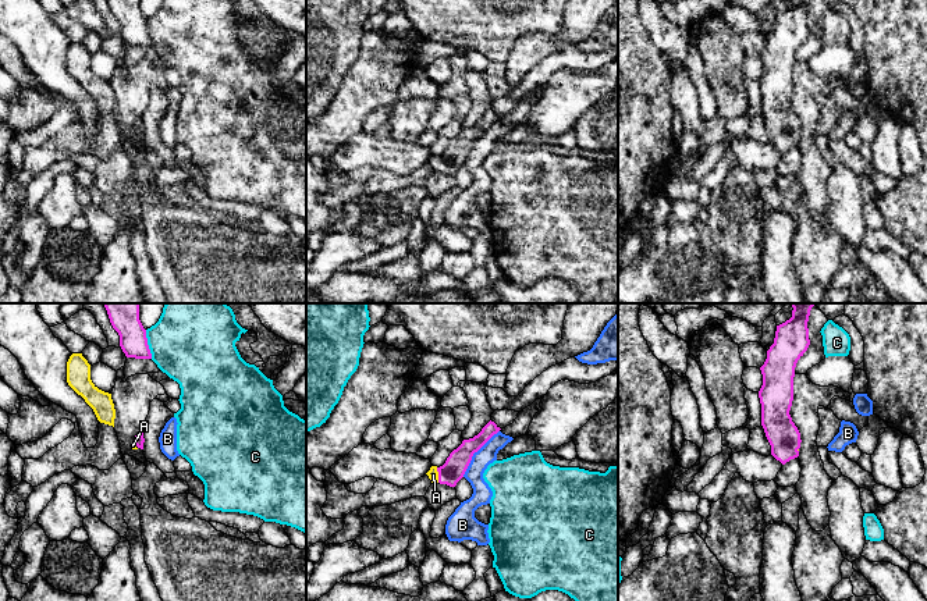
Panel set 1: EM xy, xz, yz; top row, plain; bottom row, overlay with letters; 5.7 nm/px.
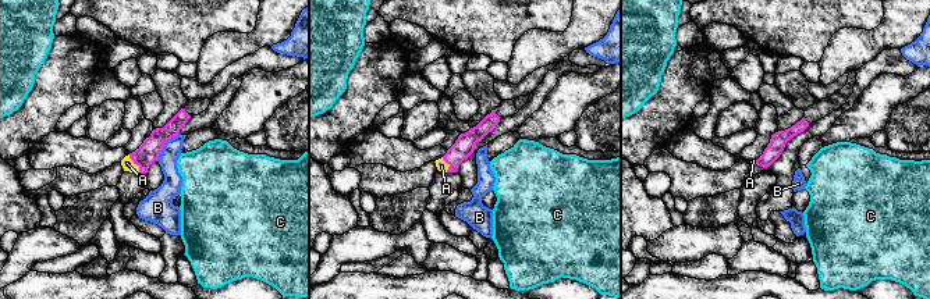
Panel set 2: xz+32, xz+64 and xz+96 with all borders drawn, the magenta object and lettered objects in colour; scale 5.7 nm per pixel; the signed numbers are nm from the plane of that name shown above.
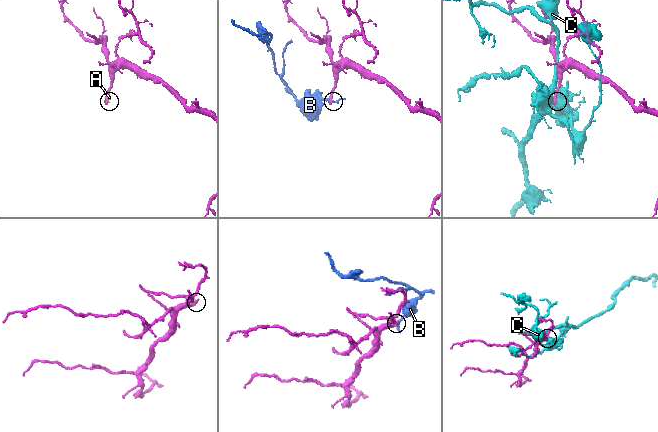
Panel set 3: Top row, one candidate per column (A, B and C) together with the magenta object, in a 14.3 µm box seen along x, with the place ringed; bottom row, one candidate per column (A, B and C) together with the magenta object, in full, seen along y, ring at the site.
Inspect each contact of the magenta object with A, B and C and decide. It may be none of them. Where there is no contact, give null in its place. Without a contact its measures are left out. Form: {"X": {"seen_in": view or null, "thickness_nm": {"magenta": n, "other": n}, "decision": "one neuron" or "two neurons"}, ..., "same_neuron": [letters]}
{"A": {"seen_in": "xz", "thickness_nm": {"magenta": 140, "other": 60}, "decision": "one neuron"}, "B": {"seen_in": "xz", "thickness_nm": {"magenta": 140, "other": 110}, "decision": "two neurons"}, "C": {"seen_in": "xy", "thickness_nm": {"magenta": 160, "other": 420}, "decision": "two neurons"}, "same_neuron": ["A"]}

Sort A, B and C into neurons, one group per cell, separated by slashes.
A / B / C

